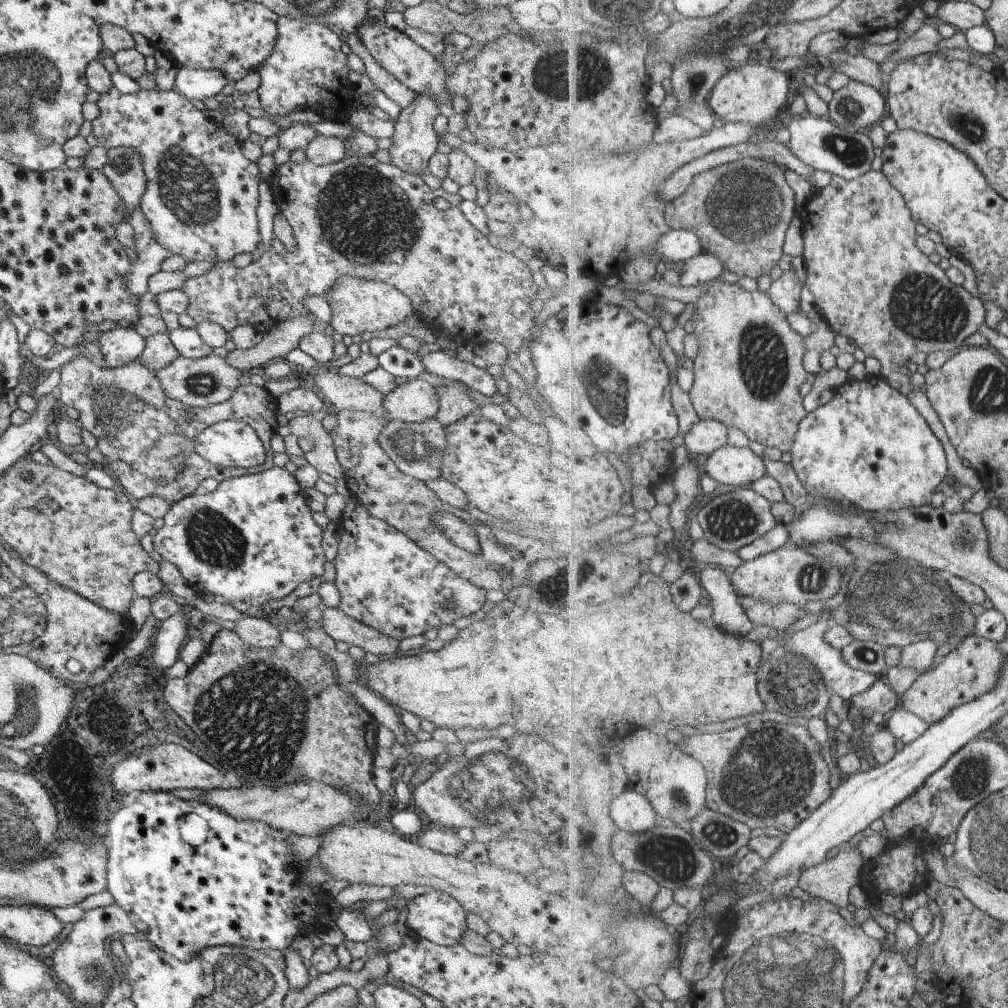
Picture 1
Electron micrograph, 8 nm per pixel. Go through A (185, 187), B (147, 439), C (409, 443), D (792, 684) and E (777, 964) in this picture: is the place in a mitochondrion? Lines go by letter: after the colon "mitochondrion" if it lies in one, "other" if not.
A: mitochondrion
B: mitochondrion
C: mitochondrion
D: mitochondrion
E: mitochondrion

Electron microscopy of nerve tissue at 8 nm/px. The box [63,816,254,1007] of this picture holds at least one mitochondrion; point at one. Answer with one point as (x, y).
(93, 971)

